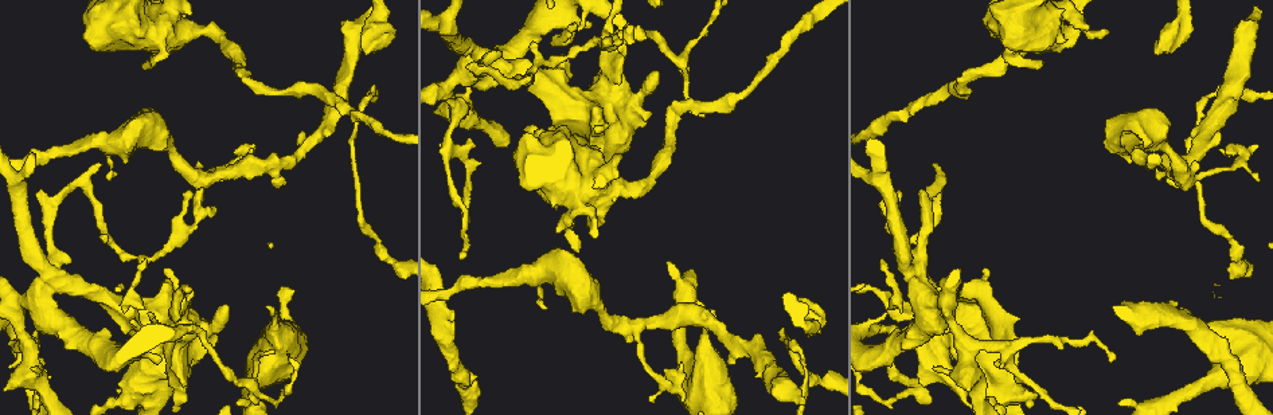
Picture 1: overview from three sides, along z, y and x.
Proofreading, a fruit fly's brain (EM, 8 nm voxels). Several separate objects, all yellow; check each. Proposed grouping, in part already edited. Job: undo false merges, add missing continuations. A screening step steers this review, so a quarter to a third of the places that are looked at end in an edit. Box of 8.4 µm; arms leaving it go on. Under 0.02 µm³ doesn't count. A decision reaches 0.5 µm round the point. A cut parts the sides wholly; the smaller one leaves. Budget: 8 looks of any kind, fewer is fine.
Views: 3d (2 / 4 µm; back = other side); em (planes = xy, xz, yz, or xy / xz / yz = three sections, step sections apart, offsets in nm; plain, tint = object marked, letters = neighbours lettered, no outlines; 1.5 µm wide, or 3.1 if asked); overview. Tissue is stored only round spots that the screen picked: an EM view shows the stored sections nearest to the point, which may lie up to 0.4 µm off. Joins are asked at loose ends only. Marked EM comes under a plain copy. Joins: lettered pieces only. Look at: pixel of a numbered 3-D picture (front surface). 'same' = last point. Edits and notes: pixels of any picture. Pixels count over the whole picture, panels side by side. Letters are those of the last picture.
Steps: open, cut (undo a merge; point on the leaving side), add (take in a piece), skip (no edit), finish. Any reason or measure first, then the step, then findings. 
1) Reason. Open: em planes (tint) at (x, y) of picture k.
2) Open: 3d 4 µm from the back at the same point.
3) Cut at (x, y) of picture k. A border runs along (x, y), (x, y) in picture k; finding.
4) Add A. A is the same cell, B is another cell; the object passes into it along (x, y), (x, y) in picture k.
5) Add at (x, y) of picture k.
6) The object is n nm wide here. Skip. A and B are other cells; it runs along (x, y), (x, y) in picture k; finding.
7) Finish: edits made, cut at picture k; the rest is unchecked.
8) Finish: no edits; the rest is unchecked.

An open end. Open: 3d 2 µm at (704, 116) of picture 1.

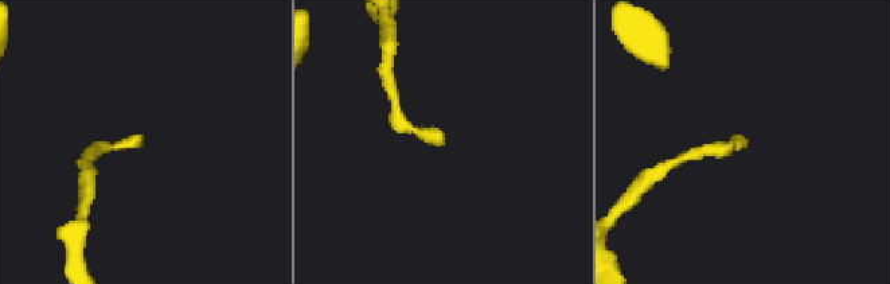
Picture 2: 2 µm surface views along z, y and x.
Open: em xz step 4 (letters) at (142, 137) of picture 2.

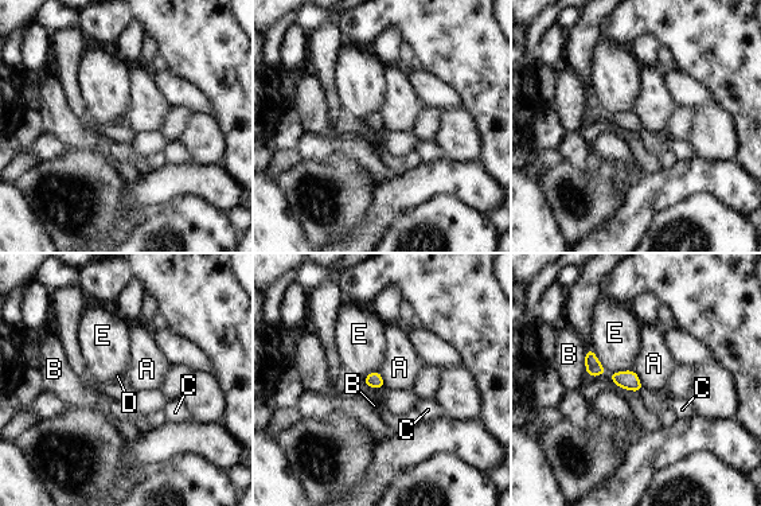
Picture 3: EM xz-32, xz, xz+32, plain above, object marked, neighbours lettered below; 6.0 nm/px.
Another direction. Open: em planes (letters) at the same point.

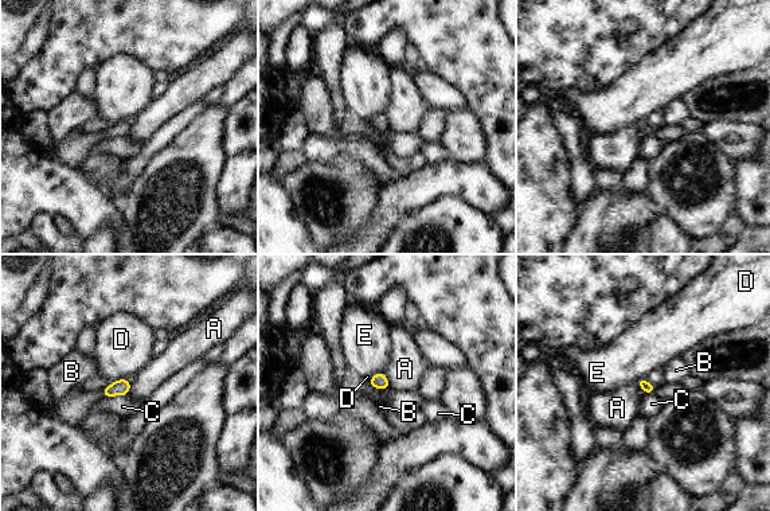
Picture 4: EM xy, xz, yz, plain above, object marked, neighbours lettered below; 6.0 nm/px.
The object is 60 nm wide here. Skip. A, B, C, D and E are other cells; a border runs along (131, 381), (128, 393) in picture 4; no lettered piece goes on from it.

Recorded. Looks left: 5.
Open: 3d 2 µm at (99, 165) of picture 1.

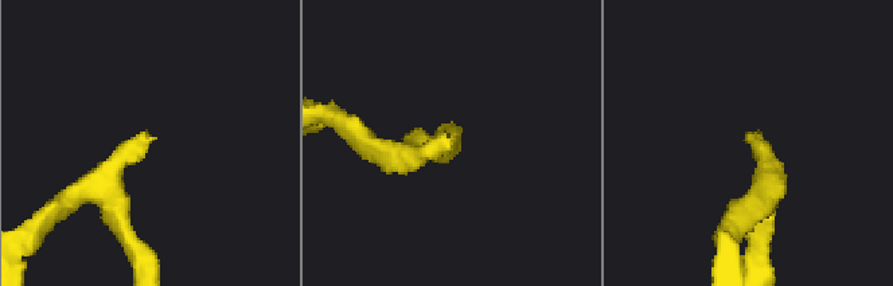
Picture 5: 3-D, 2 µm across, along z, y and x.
Shape alone is not enough. Open: em planes (letters) at (454, 137) of picture 5.

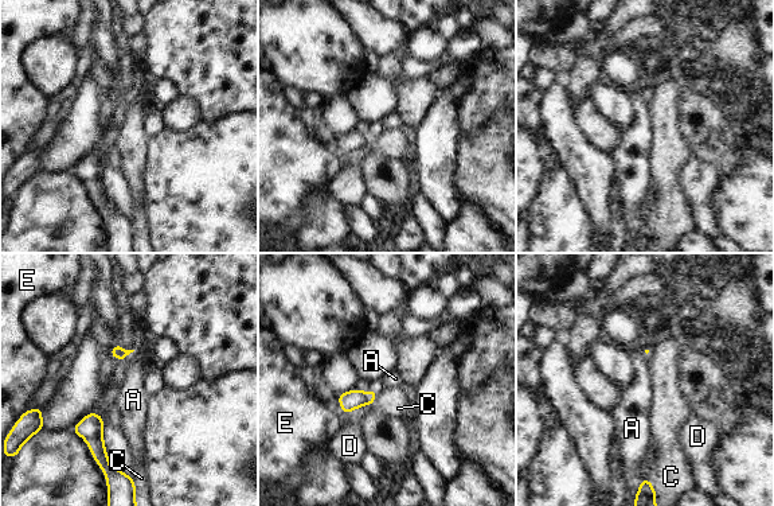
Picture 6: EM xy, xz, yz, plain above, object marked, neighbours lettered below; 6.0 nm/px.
Skip. A, C, D and E are other cells; a border runs along (135, 350), (122, 361) in picture 6; no lettered piece goes on from it.

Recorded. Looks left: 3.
Free end. Open: em planes (letters) at (153, 65) of picture 1.

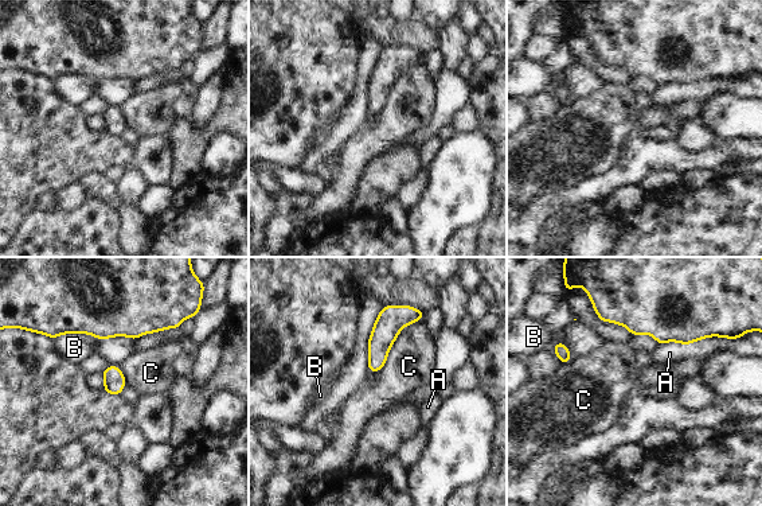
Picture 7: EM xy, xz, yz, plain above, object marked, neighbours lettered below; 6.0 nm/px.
Skip. A, B and C are other cells; a border runs along (426, 315), (401, 330), (380, 370) in picture 7; none of them fits.

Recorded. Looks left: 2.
Finish: no edits; the rest is unchecked.

